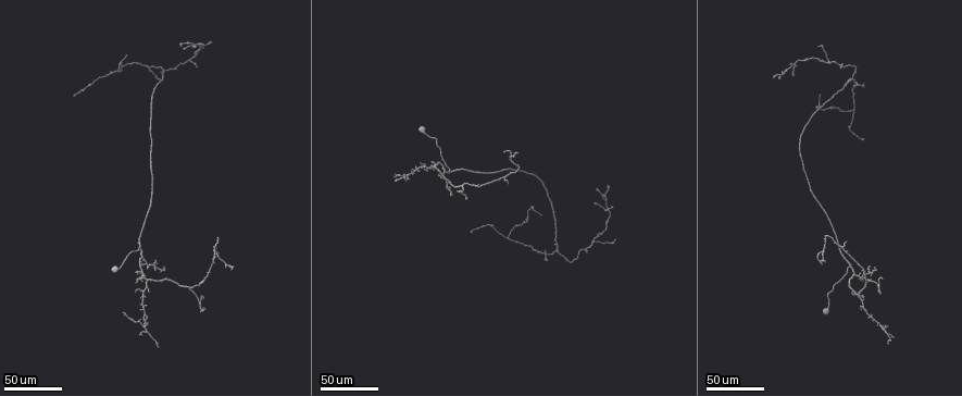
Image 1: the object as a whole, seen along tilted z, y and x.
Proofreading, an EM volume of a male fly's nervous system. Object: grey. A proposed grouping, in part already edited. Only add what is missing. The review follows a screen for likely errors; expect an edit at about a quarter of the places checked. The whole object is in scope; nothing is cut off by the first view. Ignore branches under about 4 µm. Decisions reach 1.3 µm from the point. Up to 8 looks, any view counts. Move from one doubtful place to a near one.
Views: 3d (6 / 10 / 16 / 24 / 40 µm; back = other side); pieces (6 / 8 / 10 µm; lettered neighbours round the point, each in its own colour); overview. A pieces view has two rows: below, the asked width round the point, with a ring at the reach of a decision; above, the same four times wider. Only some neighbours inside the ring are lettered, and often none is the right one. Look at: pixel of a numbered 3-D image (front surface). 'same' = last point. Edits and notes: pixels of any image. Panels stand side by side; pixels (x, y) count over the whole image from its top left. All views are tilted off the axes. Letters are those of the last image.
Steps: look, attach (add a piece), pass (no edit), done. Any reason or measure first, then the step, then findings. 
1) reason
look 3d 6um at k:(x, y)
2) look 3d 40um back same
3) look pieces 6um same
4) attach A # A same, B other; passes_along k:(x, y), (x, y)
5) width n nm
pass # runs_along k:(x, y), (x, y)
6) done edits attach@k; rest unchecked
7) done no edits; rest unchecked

long arm stops here
look 3d 24um at 1:(547, 260)

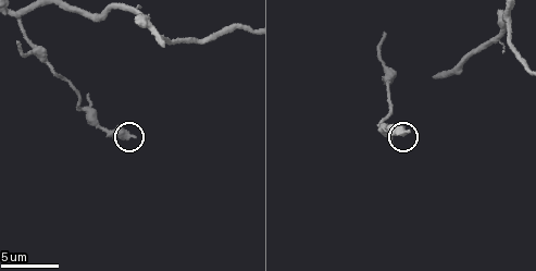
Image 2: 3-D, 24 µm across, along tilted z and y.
look pieces 10um at 2:(409, 130)

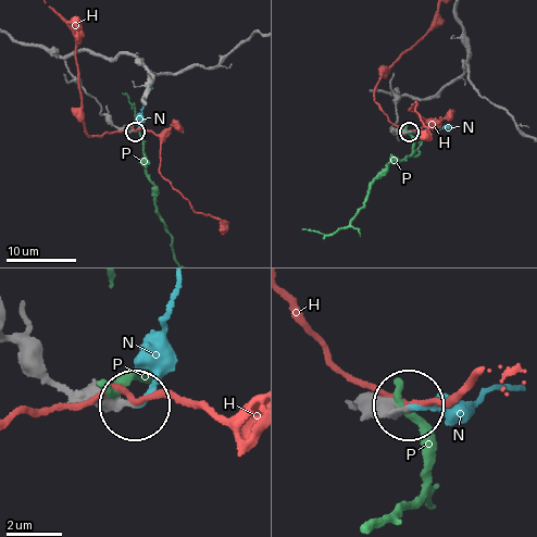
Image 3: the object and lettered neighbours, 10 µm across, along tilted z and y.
attach N # H other, N same, P other; it goes on there

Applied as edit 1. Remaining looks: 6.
tapers out
look 3d 6um at 2:(17, 44)

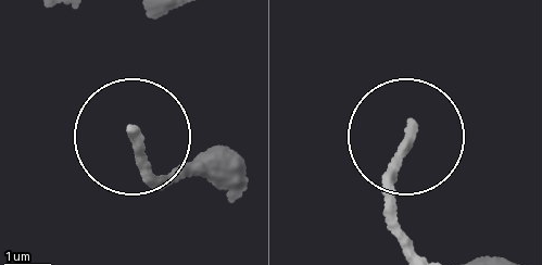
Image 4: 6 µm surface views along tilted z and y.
look pieces 10um at 4:(133, 130)

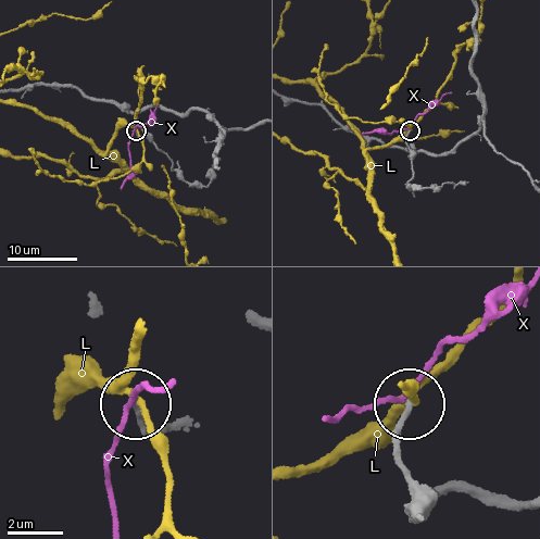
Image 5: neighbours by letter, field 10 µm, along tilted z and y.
pass # L other, X other; no lettered piece goes on from it

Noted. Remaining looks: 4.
branch stops here
look 3d 24um at 1:(816, 46)

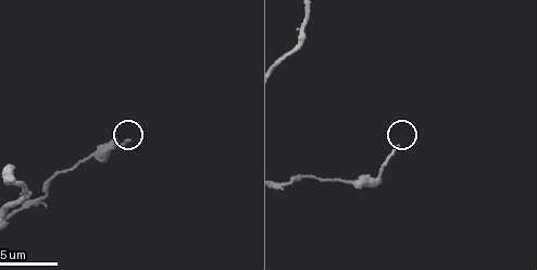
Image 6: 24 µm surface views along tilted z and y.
look pieces 6um at 6:(396, 147)

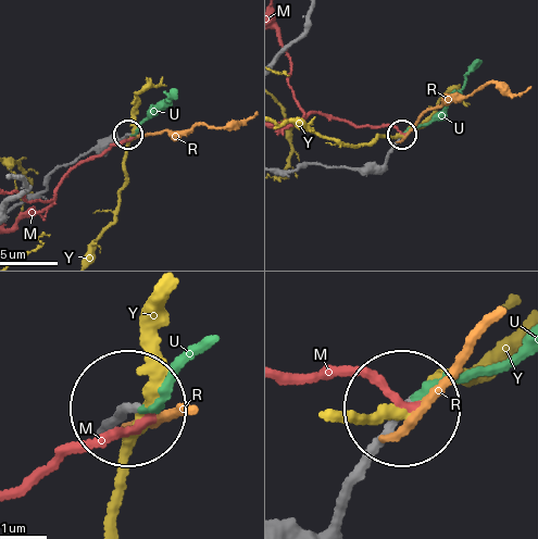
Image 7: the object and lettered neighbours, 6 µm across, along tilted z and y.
attach U # M other, R other, U same, Y other; the neuron continues

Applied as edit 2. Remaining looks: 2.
look 3d 40um at 1:(542, 216)

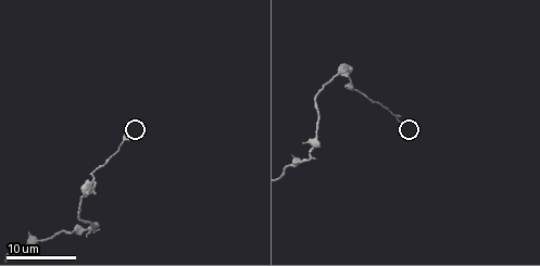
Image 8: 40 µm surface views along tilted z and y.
see the neighbours
look pieces 6um at 8:(125, 133)

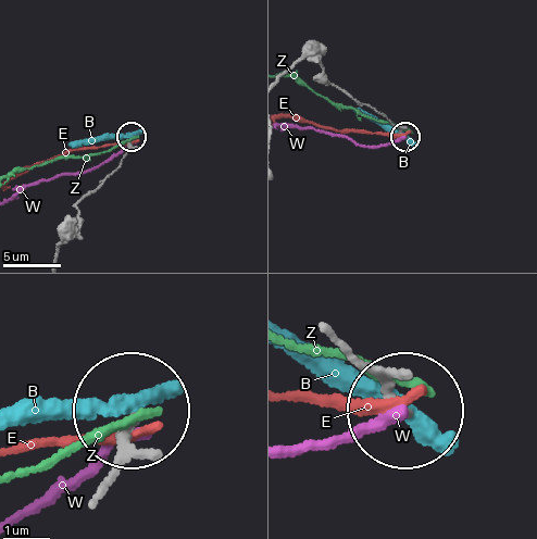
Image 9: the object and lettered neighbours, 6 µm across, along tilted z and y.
pass # B other, E other, W other, Z other; no lettered piece goes on from it

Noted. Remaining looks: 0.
done edits attach@3, attach@7; rest unchecked

